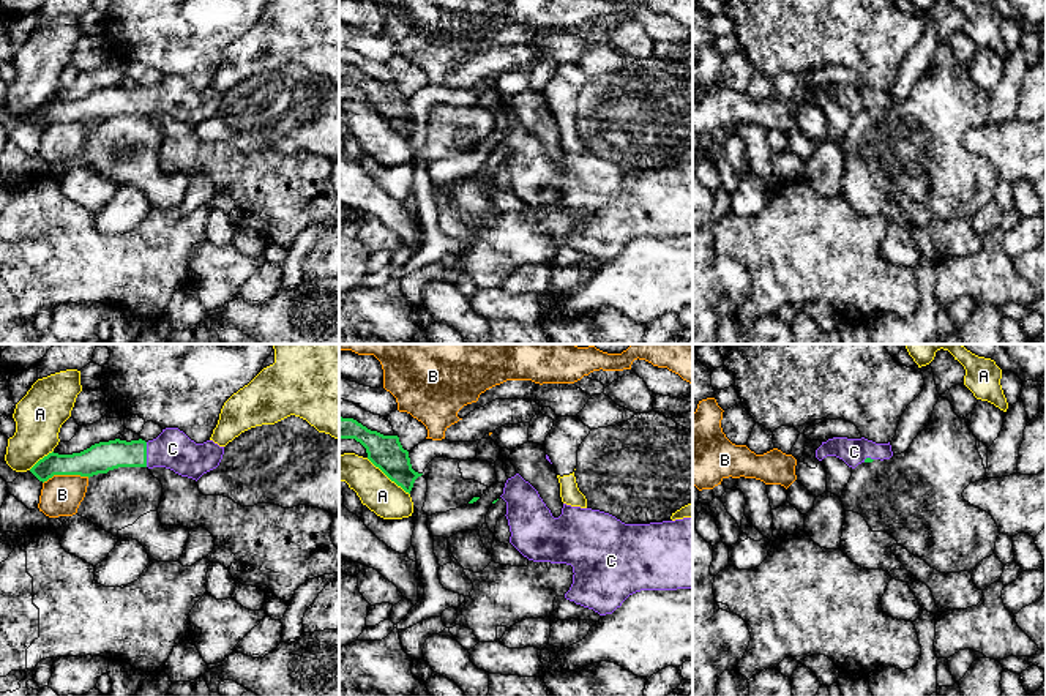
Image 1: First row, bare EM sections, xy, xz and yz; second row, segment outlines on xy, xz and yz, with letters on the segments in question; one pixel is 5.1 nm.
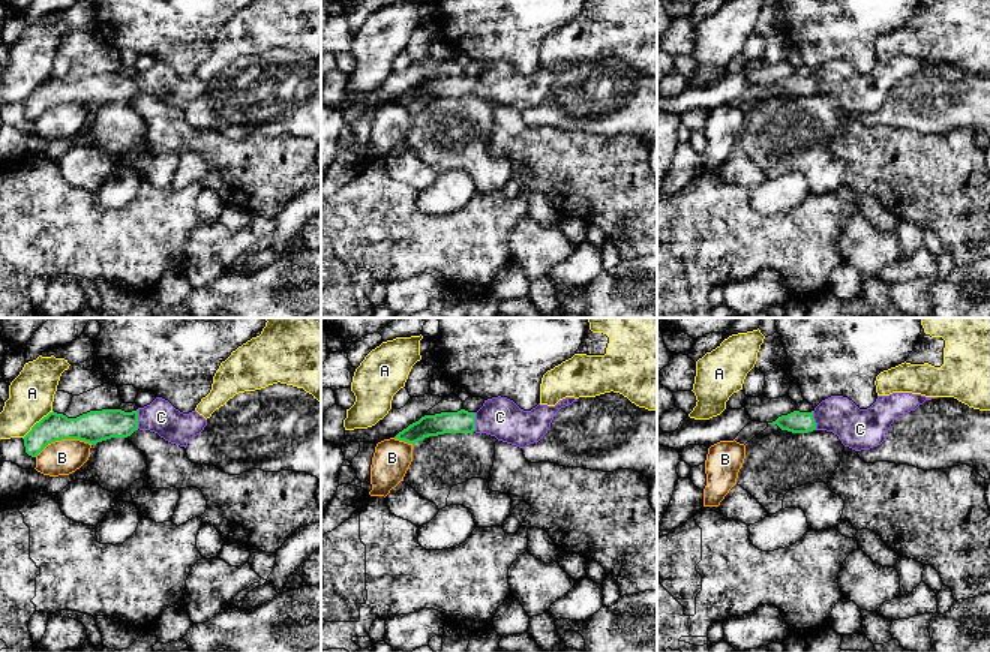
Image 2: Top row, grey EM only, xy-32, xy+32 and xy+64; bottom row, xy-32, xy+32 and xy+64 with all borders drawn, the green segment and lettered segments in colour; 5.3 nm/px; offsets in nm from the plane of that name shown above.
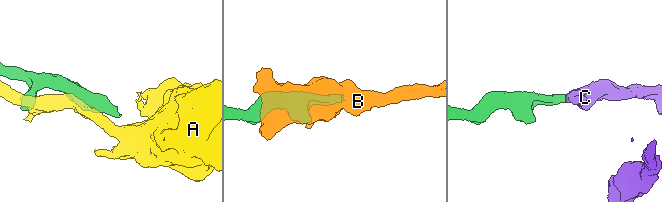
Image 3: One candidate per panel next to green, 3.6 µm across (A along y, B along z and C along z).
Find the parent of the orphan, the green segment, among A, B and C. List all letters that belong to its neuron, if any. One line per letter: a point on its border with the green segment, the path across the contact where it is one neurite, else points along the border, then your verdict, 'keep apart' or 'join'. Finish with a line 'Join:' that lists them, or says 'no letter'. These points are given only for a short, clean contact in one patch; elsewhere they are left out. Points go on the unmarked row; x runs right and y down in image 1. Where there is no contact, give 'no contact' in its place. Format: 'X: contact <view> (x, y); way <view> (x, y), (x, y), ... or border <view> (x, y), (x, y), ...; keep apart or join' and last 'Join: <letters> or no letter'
A: contact xz (388, 123); keep apart
B: contact xy (65, 120); keep apart
C: contact xy (145, 101); way xy (100, 104), (108, 101), (145, 101), (172, 95); join
Join: C

